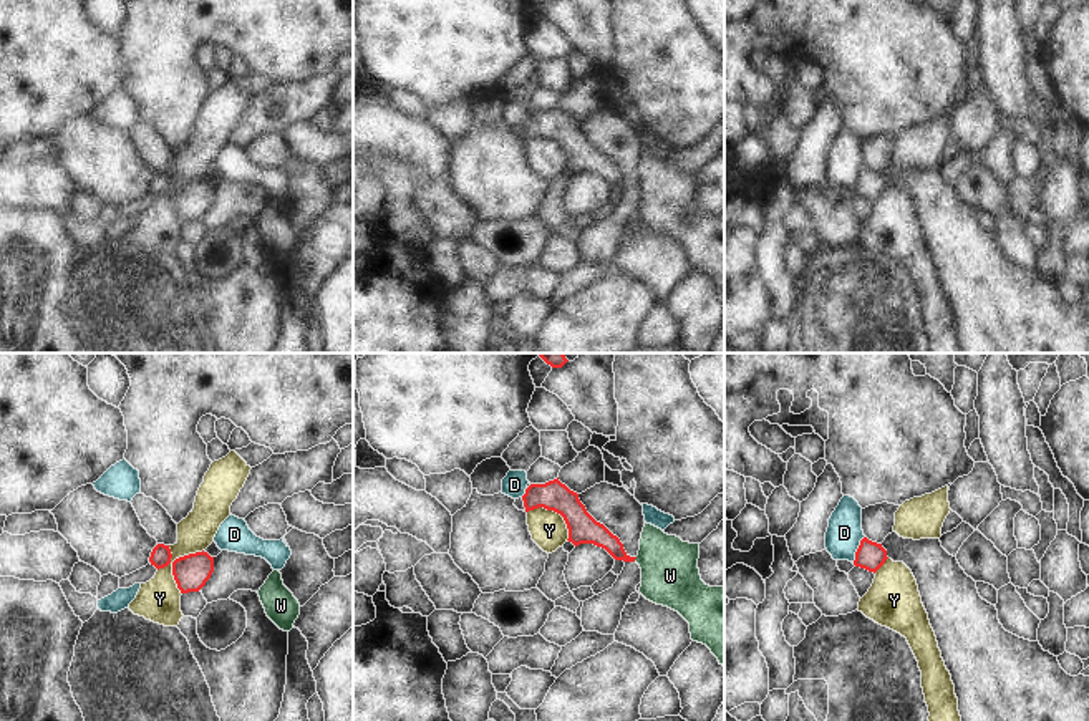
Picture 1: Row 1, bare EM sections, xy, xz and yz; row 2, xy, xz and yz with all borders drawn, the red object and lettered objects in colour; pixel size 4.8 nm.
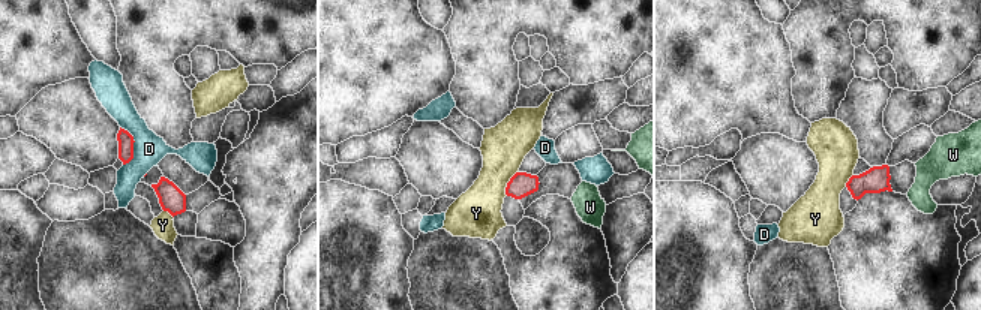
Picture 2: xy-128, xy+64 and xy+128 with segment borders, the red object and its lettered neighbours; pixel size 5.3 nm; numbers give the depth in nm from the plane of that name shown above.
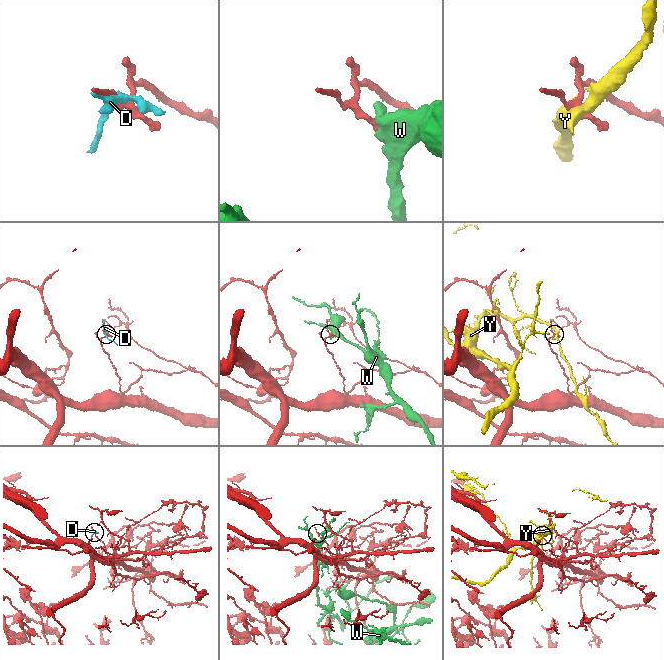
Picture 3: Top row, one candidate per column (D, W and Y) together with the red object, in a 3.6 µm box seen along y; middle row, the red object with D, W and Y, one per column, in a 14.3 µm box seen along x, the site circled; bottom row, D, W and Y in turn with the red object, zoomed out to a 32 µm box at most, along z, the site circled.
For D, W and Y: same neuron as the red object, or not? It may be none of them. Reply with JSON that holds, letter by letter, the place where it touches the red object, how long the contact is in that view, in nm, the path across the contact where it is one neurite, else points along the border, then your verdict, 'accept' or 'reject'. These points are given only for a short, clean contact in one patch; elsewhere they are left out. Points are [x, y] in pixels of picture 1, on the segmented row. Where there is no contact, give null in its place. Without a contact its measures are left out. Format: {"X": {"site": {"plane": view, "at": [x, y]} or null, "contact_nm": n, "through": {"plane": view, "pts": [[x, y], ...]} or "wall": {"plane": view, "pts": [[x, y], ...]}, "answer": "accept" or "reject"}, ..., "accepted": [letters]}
{"D": {"site": {"plane": "yz", "at": [857, 549]}, "contact_nm": 150, "answer": "reject"}, "W": {"site": {"plane": "xz", "at": [635, 557]}, "contact_nm": 30, "wall": {"plane": "xz", "pts": [[637, 557], [634, 561]]}, "answer": "reject"}, "Y": {"site": {"plane": "xy", "at": [173, 570]}, "contact_nm": 240, "wall": {"plane": "xy", "pts": [[168, 546], [173, 579], [181, 594]]}, "answer": "reject"}, "accepted": []}

